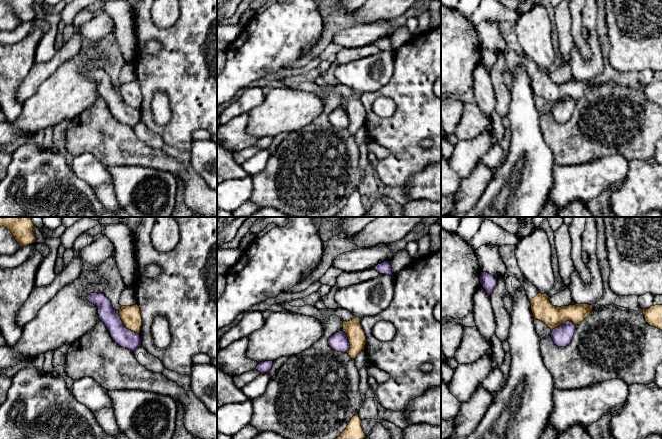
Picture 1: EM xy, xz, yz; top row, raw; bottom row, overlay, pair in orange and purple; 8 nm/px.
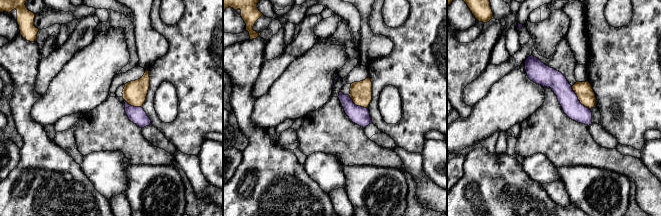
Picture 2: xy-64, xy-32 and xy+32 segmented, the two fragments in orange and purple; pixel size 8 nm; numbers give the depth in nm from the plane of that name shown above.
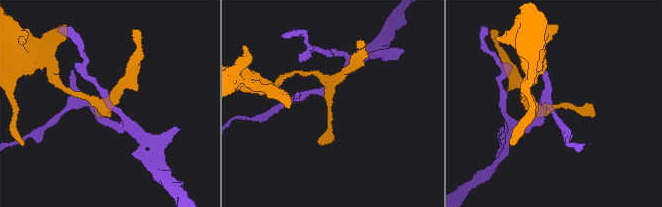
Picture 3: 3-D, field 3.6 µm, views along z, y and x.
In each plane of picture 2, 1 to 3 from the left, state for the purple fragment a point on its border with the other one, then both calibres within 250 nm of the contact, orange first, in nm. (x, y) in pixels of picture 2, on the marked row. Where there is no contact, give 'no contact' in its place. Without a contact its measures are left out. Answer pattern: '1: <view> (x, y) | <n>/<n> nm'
1: xy-64 (133, 105) | 190/140 nm
2: xy-32 (357, 105) | 180/150 nm
3: xy+32 (578, 99) | 140/150 nm

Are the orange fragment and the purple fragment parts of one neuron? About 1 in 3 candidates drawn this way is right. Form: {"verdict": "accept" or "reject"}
{"verdict": "reject"}

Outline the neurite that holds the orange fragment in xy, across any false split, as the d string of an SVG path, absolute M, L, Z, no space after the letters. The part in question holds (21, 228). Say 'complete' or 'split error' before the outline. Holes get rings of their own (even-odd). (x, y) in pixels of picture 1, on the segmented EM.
complete; M0 217L0 227L2 226L11 231L20 247L36 242L31 217Z

